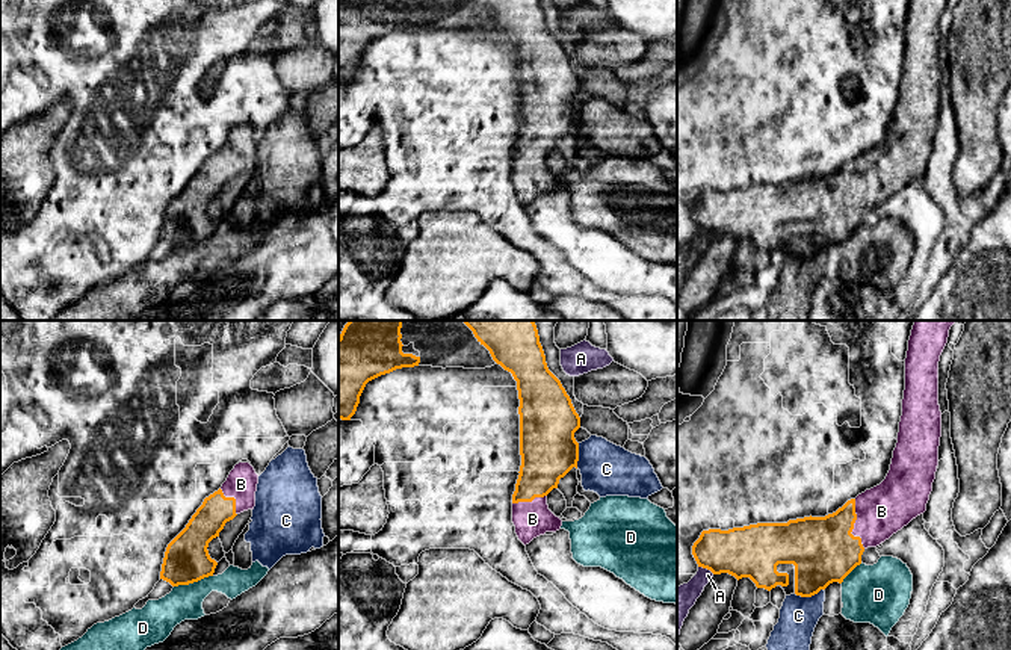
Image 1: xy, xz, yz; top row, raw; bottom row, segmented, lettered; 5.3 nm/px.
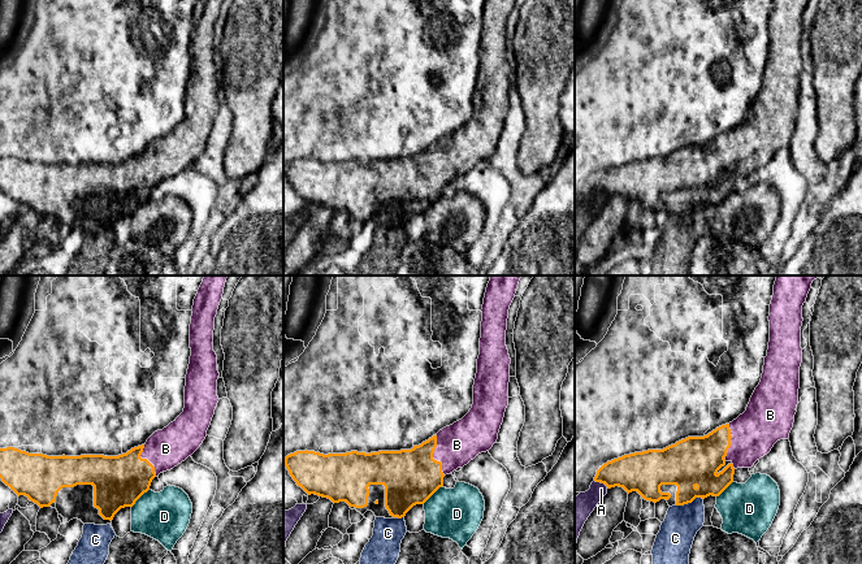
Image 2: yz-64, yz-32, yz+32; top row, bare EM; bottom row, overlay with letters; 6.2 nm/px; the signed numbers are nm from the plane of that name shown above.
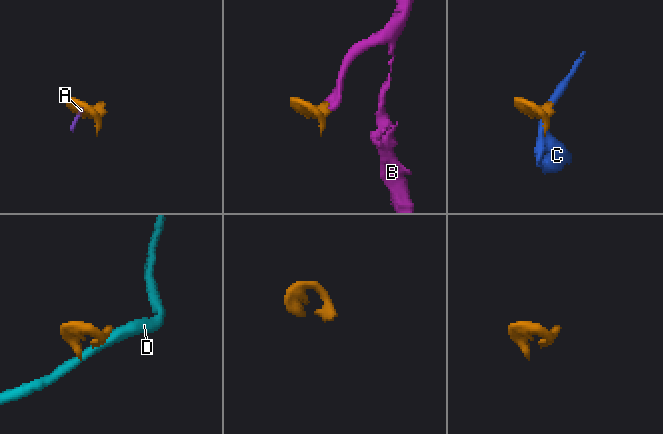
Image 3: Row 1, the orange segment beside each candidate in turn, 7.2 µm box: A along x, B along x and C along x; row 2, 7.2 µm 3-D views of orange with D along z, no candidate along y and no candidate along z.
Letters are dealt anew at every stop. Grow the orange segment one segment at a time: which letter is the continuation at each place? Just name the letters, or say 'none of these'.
B

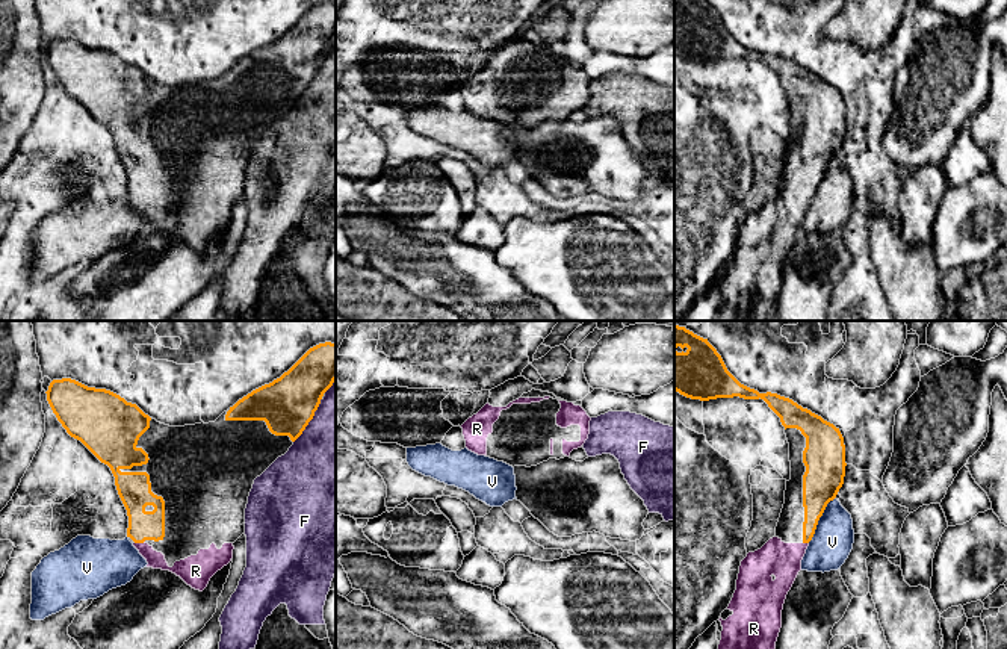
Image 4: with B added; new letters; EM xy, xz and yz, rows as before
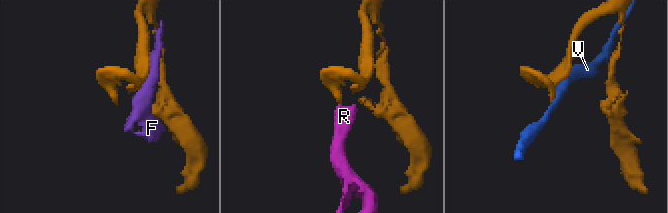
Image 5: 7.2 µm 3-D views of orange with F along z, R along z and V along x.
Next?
R

